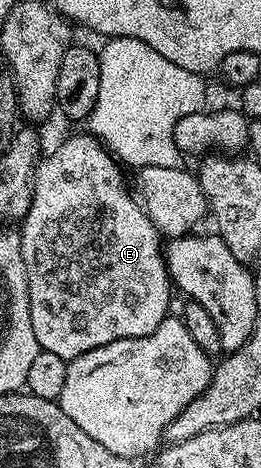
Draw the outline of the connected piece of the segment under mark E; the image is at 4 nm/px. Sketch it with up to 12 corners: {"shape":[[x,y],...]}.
{"shape":[[89,133],[20,222],[39,348],[168,318],[164,239]]}

